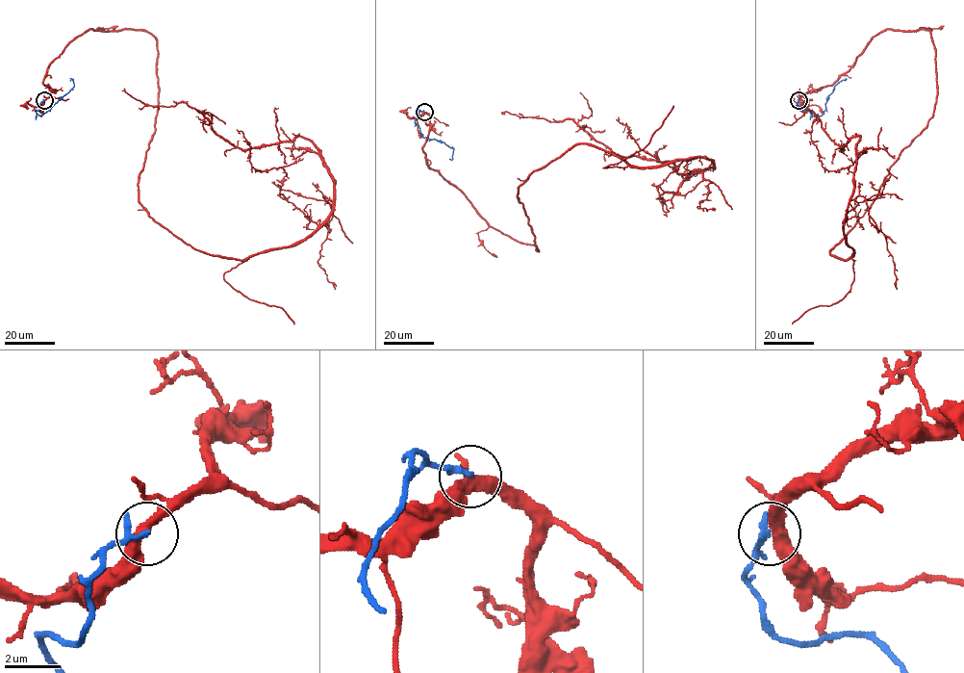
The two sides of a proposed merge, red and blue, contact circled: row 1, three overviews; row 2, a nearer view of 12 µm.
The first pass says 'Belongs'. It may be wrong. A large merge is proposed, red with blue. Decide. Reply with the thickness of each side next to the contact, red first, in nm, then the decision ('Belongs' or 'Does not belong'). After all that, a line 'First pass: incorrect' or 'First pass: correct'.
Thickness 400 nm (red) against 160 nm. Does not belong
First pass: incorrect

